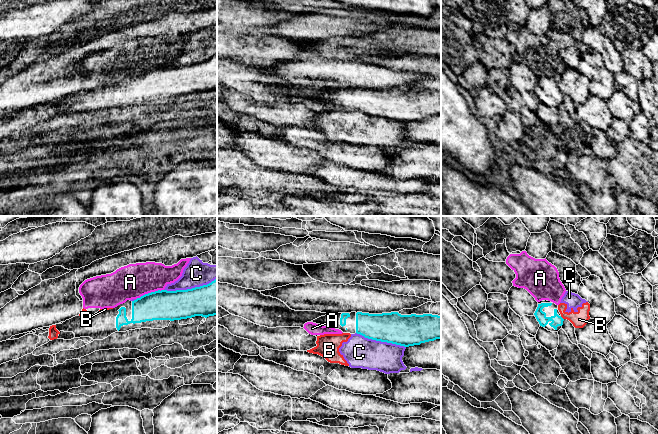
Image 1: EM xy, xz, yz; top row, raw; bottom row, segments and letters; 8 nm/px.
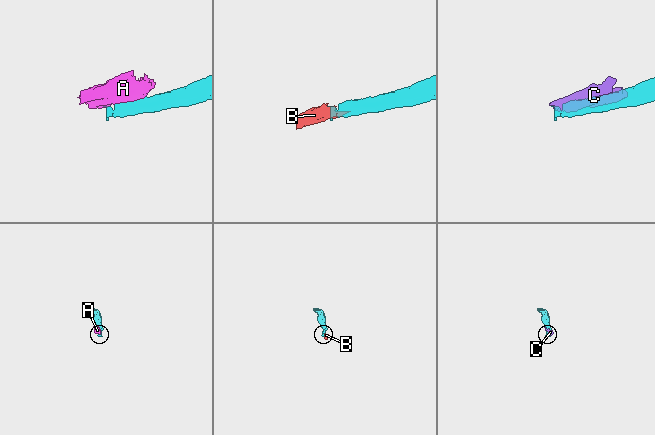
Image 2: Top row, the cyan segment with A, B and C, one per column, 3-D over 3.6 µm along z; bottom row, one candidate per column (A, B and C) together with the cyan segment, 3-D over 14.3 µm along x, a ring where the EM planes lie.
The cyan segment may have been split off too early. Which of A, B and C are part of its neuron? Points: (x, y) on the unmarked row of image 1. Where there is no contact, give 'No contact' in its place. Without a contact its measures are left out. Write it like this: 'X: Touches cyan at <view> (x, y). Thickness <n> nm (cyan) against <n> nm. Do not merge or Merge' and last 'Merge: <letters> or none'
A: Touches cyan at xy (149, 69). Thickness 240 nm (cyan) against 280 nm. Do not merge
B: Touches cyan at yz (562, 94). Thickness 90 nm (cyan) against 130 nm. Do not merge
C: Touches cyan at xy (190, 65). Thickness 280 nm (cyan) against 200 nm. Do not merge
Merge: none

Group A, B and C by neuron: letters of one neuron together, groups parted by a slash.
A / B C

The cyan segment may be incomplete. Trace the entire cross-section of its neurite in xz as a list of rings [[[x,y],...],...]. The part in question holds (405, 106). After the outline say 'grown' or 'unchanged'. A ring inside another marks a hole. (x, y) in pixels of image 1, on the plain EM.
[[[334,89],[311,98],[339,105],[343,109],[357,109],[368,115],[404,123],[441,115],[441,92],[432,90]]]; grown

